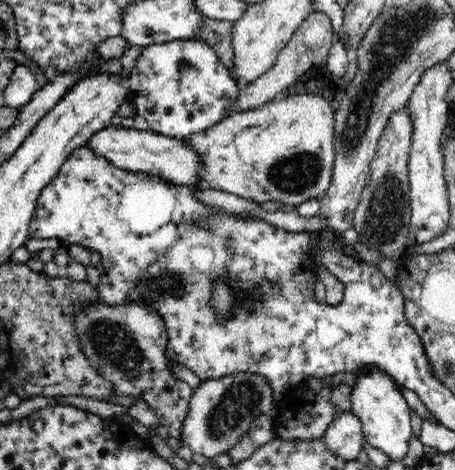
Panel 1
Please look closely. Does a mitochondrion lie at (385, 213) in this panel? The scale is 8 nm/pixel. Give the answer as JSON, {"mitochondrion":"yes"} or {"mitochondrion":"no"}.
{"mitochondrion":"yes"}

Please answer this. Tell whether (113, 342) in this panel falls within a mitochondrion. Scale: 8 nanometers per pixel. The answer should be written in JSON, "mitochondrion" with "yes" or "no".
{"mitochondrion":"yes"}

